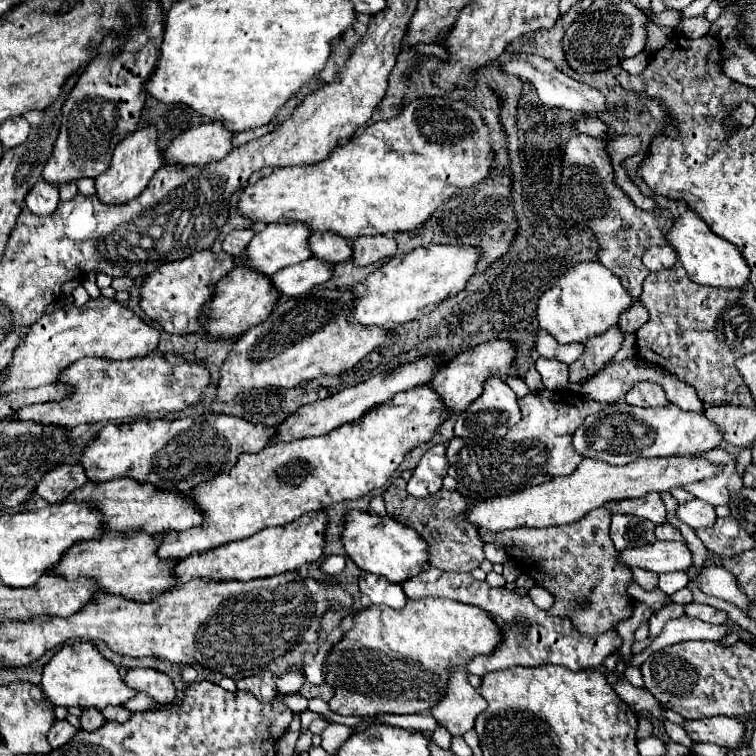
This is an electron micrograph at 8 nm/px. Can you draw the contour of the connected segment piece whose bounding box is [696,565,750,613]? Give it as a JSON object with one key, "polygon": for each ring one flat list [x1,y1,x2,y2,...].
{"polygon":[[716,565,702,567,696,577,696,583,702,593,726,599,736,607,740,607,744,613,748,611,748,605,750,605,748,597,740,593,740,587,736,585,736,577,732,577,732,573,726,573,722,567,716,567]]}

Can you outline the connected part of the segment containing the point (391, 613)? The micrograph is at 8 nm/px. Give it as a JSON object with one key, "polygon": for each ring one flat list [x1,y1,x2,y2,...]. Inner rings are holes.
{"polygon":[[426,597,426,599,408,599,406,605,402,609,392,609,388,605,370,605,366,609,360,609,352,615,354,625,352,629,344,631,342,639,336,643,336,647,332,647,332,651,328,653,322,673,324,679,328,681,330,687,334,687,334,697,328,701,330,709,338,715,380,715,380,713,428,713,436,701,440,701,440,697,444,697,444,683,448,679,448,667,450,665,466,665,472,657,476,655,488,655,496,649,498,641,500,641,500,629,496,629,496,625,492,625,492,619,488,619,488,615,482,609,476,609,472,605,464,605,464,603,456,603,452,599,444,599,444,597]]}

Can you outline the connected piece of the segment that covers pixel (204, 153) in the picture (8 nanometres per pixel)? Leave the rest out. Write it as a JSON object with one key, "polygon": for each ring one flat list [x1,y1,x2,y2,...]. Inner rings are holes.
{"polygon":[[202,123,174,137,162,153,166,165,208,165,232,149,232,133,222,125]]}

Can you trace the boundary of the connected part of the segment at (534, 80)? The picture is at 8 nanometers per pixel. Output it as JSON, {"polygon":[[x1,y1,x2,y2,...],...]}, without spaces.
{"polygon":[[512,55,510,61,502,63,502,69,506,73,512,73,512,75,518,75,520,79,524,81,530,81,534,87,536,87,536,93,540,97,540,101,548,107,558,107,558,109,568,109,568,111,574,111,574,113,586,113,586,115,598,115,598,113,604,113,608,109,608,103,604,99,604,95,586,85,586,83,580,83,580,81,574,81,572,77,564,75,562,71,556,69,556,65,544,57,538,57,538,55]]}

